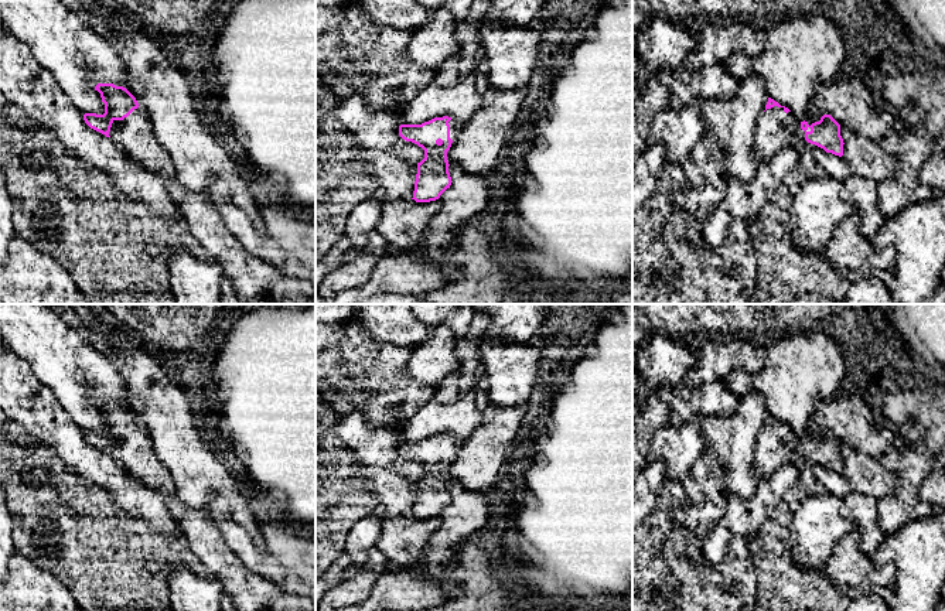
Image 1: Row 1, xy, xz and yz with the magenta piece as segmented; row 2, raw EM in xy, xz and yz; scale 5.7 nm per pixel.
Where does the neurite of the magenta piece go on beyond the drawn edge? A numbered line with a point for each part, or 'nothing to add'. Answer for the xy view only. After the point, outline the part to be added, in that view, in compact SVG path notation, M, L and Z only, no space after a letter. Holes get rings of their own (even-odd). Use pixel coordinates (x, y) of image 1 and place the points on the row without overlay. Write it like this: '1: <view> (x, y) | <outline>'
1: xy (249, 591) | M139 423L123 437L113 437L109 453L123 462L127 472L144 482L151 491L158 492L164 505L173 516L181 536L188 542L197 559L208 569L209 576L216 580L224 593L233 601L235 611L270 611L277 586L256 574L224 540L212 516L205 511L190 509L177 495L170 471L158 460L156 444L150 440L147 429Z

